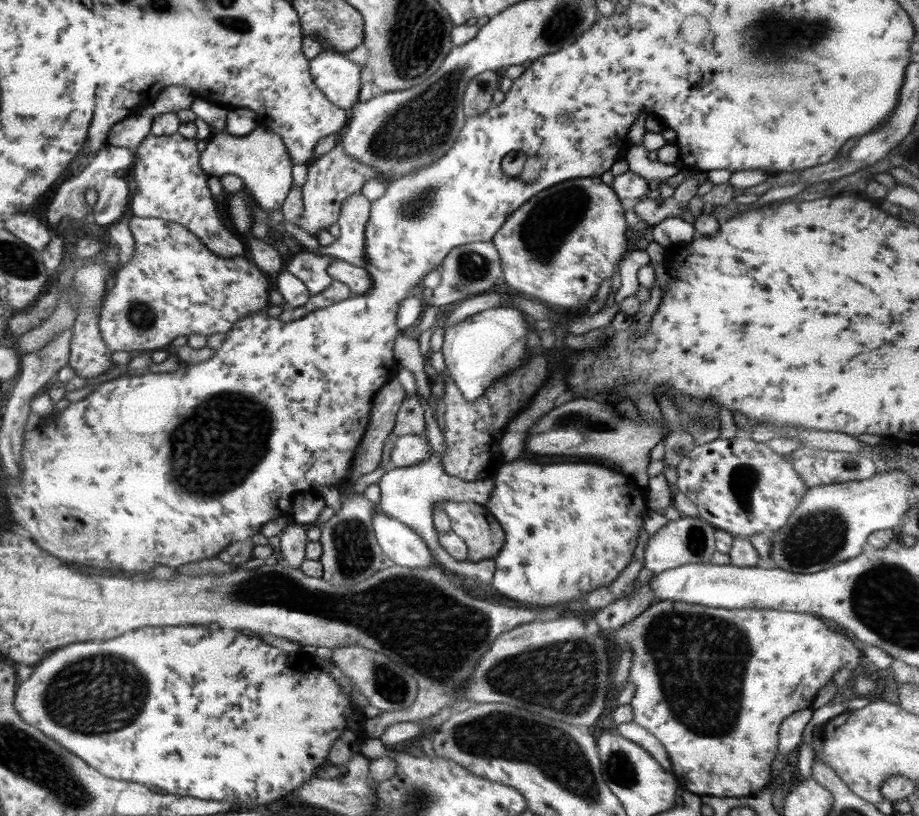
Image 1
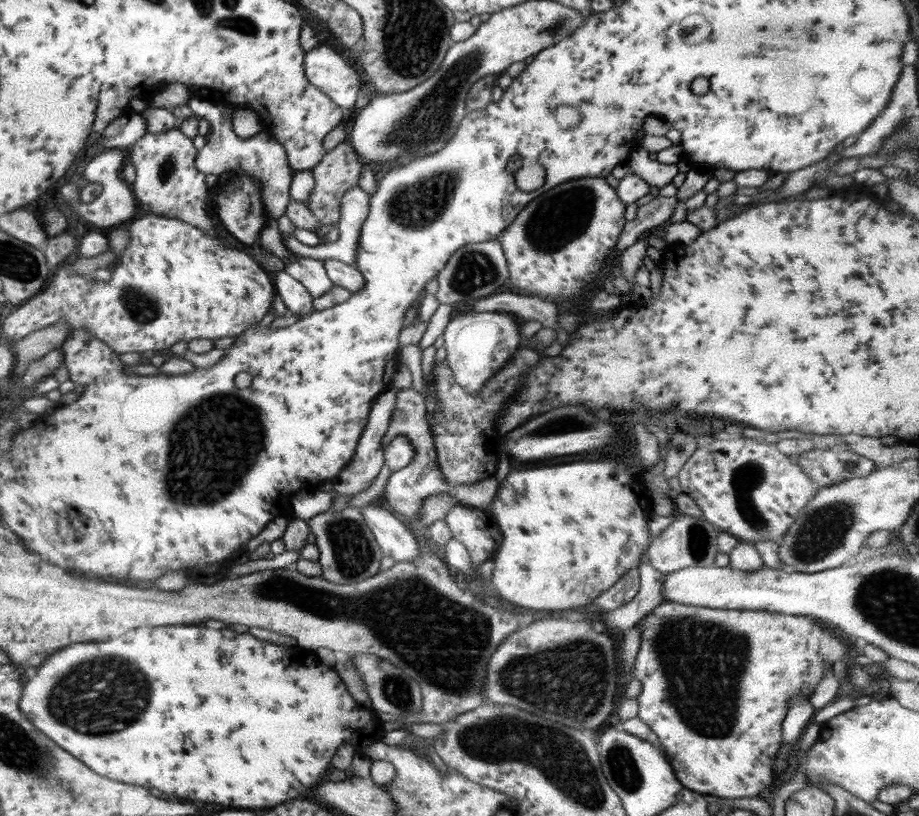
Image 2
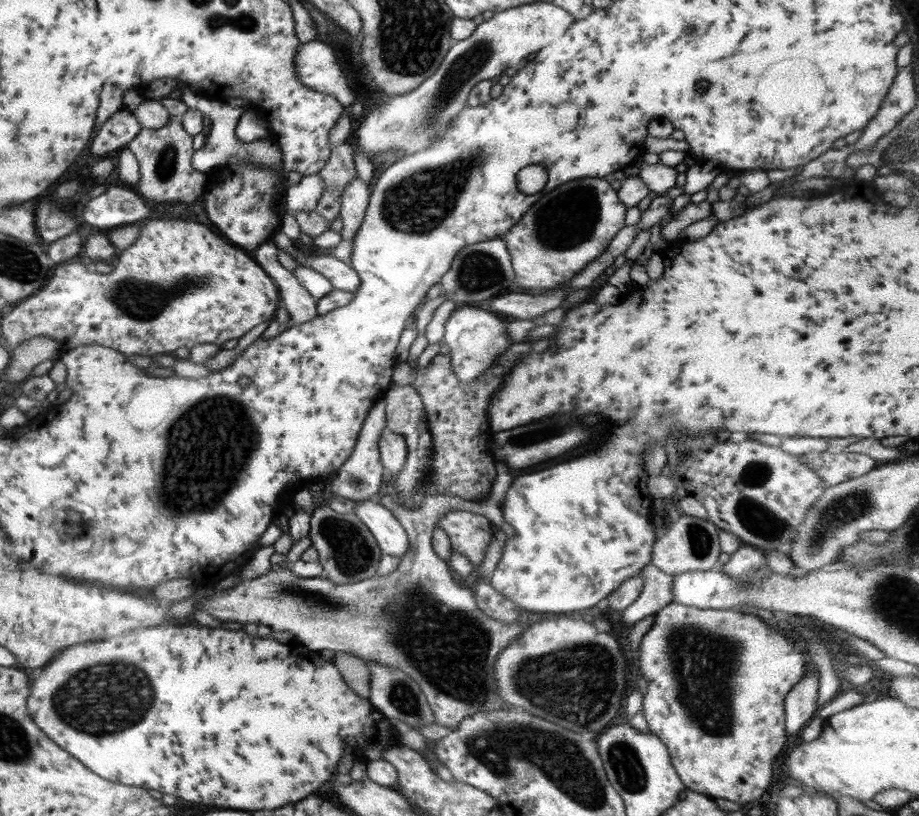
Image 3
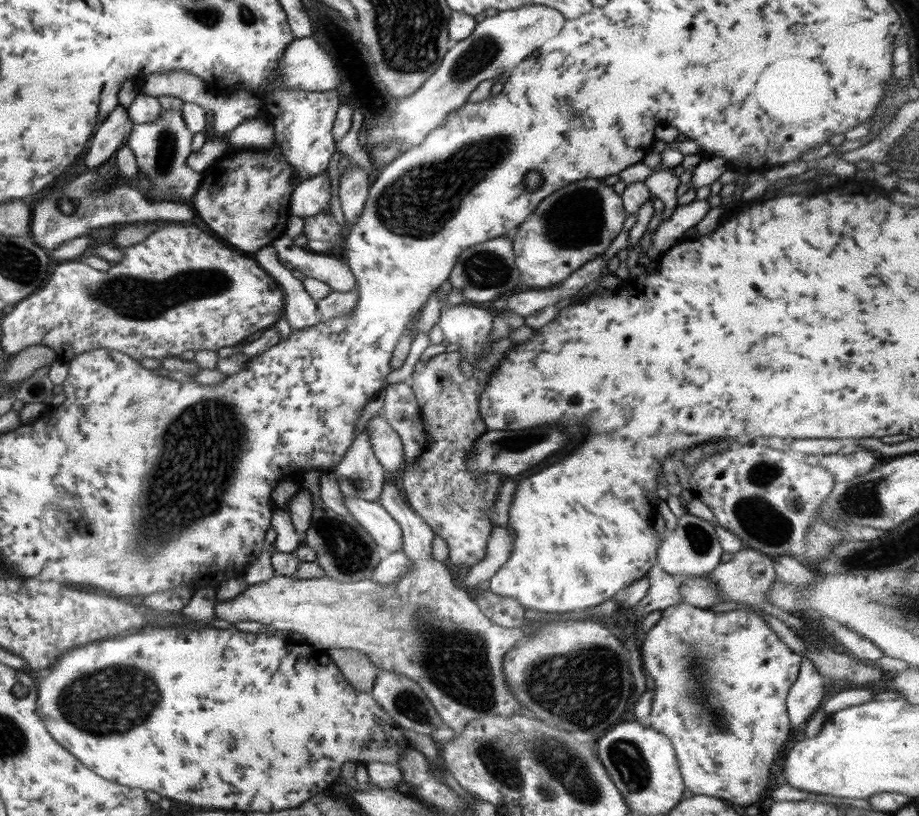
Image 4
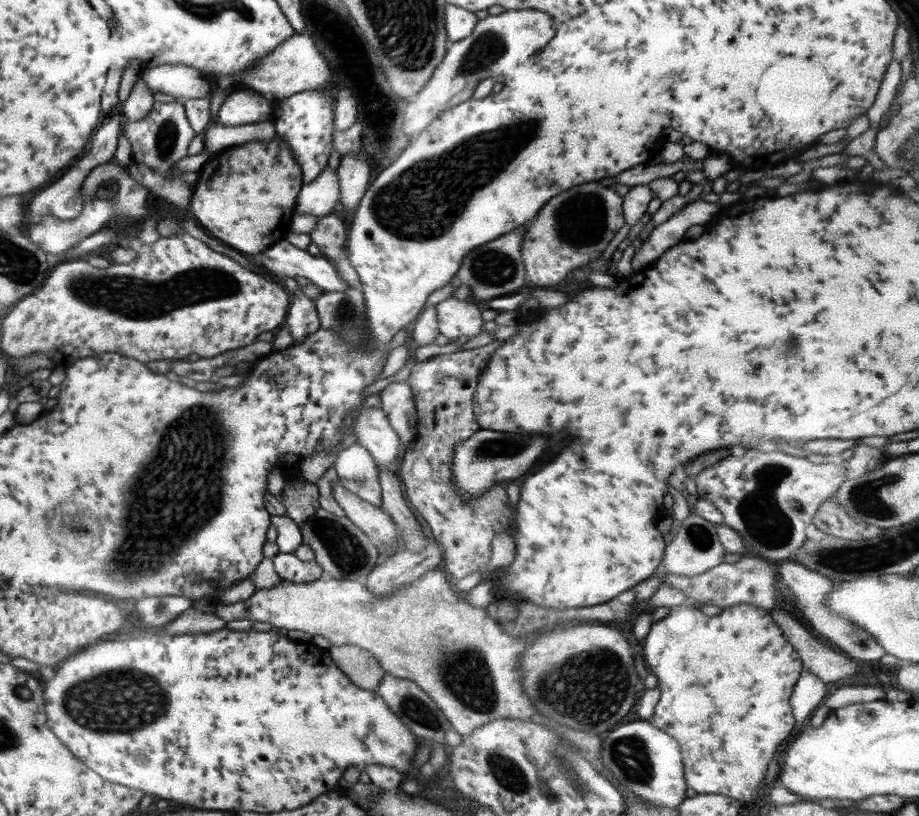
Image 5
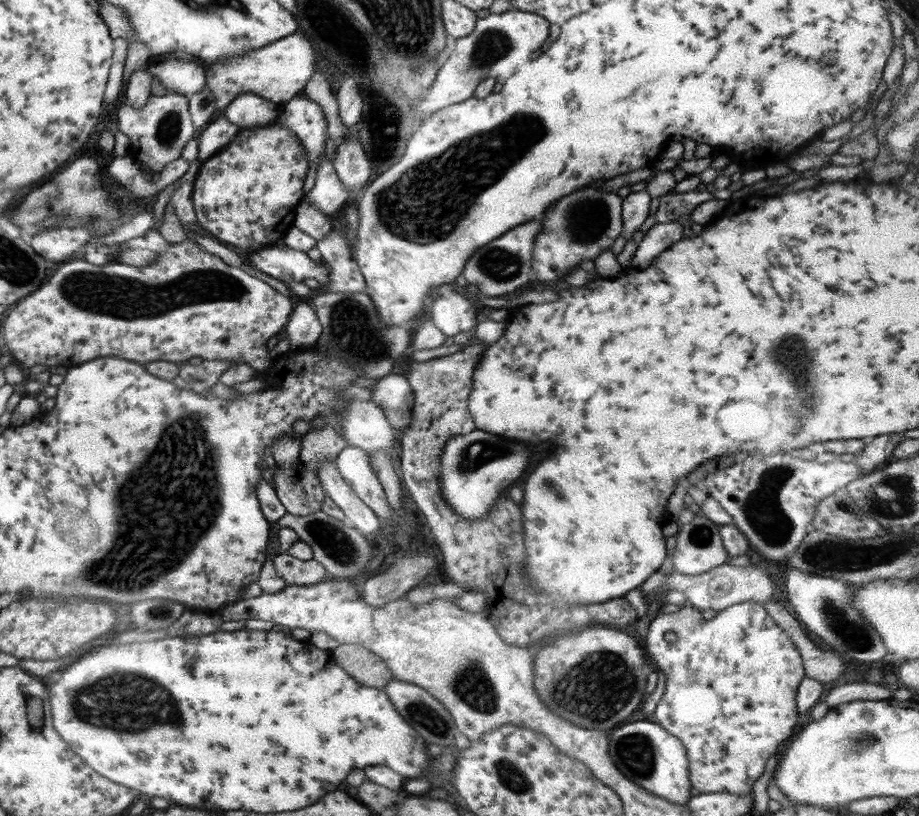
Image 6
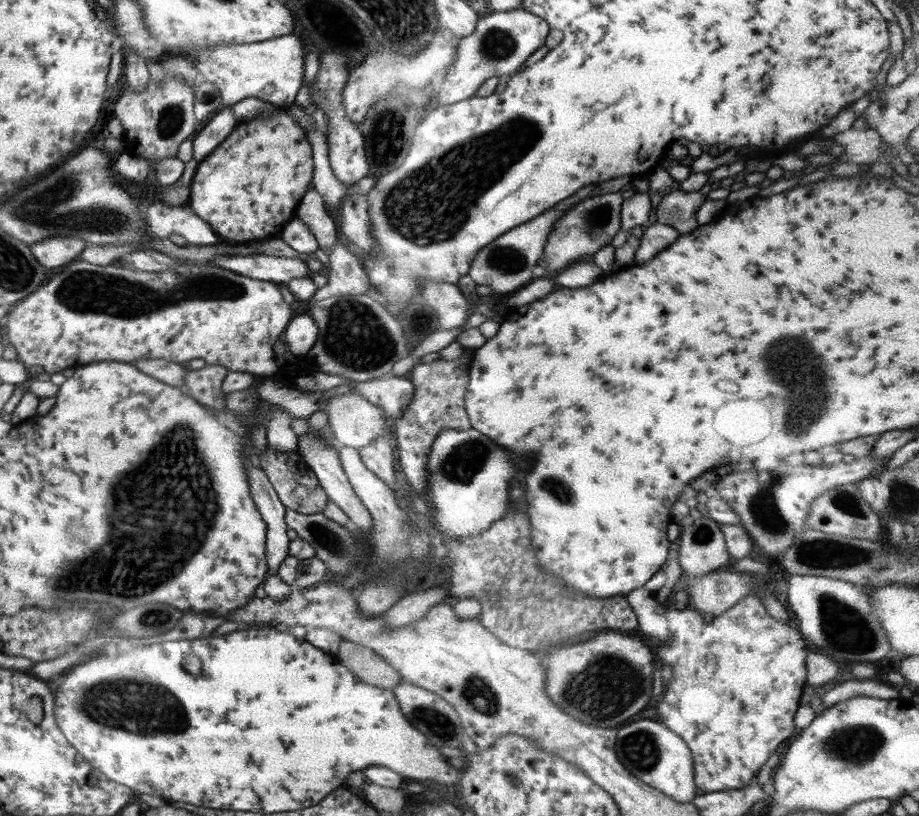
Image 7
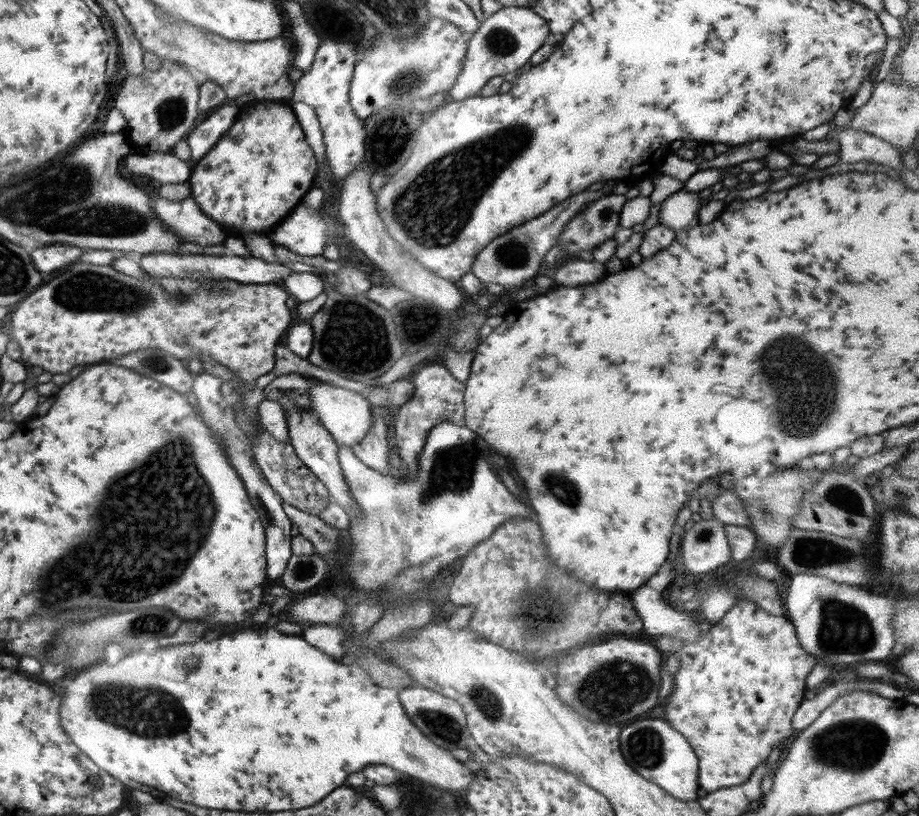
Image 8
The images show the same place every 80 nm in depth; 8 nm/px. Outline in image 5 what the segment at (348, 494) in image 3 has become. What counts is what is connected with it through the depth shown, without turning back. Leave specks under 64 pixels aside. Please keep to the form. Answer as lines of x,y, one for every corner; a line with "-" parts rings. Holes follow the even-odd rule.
354,443
338,453
333,464
339,483
367,503
382,507
378,464
371,452

